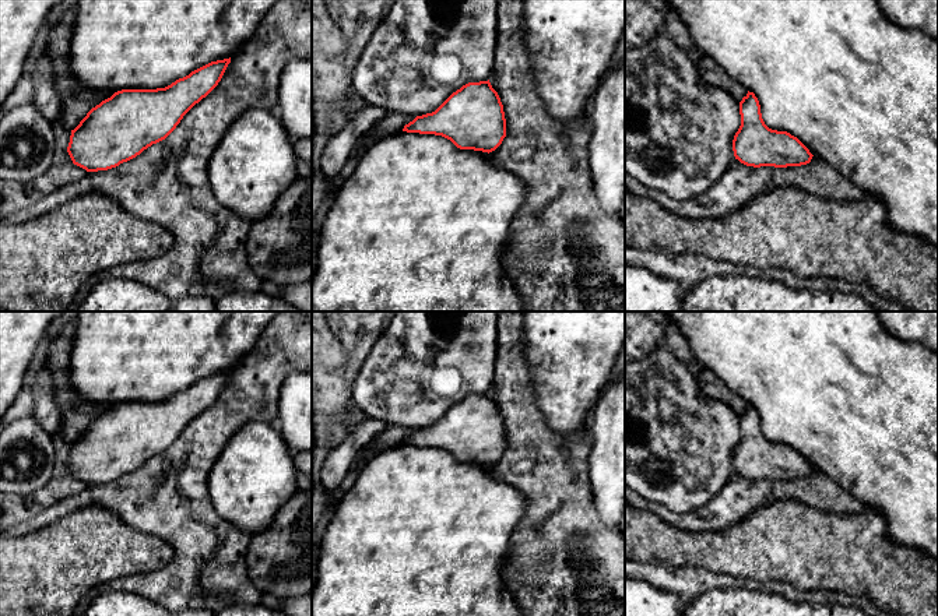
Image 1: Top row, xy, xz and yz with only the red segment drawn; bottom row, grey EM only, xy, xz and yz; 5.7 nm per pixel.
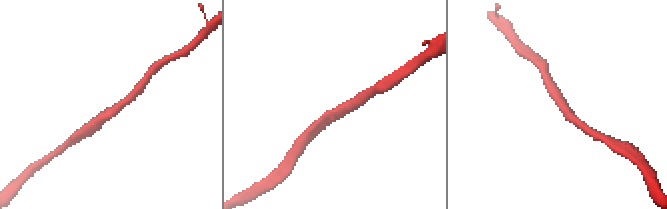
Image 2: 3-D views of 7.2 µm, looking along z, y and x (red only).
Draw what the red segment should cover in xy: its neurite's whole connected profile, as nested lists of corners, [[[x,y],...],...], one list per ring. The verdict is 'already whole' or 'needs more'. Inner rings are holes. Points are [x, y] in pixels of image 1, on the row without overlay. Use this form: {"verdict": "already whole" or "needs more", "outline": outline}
{"verdict": "already whole", "outline": [[[231,370],[211,374],[165,401],[115,405],[92,420],[80,437],[71,443],[67,465],[73,476],[87,485],[108,483],[165,453],[183,429],[218,398],[229,376]]]}

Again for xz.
{"verdict": "already whole", "outline": [[[489,393],[468,395],[435,425],[417,429],[403,444],[435,447],[460,462],[495,464],[506,450],[503,418]]]}

